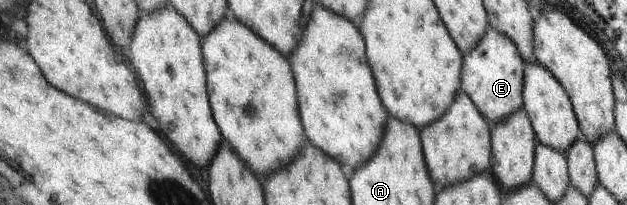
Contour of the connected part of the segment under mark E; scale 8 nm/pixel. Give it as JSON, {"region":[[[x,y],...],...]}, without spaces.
{"region":[[[490,26],[482,41],[470,53],[464,55],[462,90],[470,95],[470,99],[481,110],[486,121],[489,121],[492,126],[498,125],[500,121],[506,121],[508,117],[524,109],[526,63],[518,51],[518,46],[510,37],[506,37],[505,33]]]}

